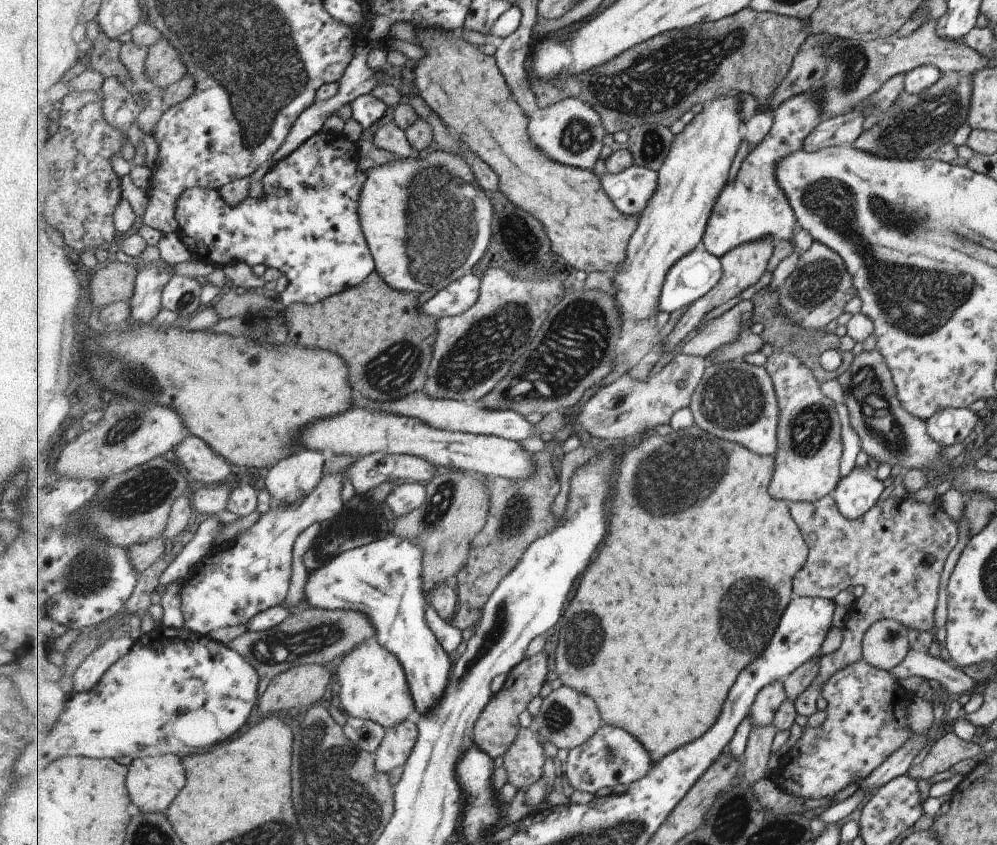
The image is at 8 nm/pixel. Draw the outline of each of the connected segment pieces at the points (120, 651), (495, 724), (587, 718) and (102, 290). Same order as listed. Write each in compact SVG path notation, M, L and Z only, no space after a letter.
M128 636L111 638L94 644L92 651L82 661L74 676L74 692L80 693L99 684L101 677L134 648L134 641Z
M543 650L537 655L528 656L515 666L507 674L503 686L493 695L486 709L483 710L482 716L475 723L474 742L478 743L478 747L487 751L487 754L493 758L506 756L506 752L514 744L514 740L522 728L519 725L519 716L526 712L531 700L535 700L541 694L541 688L547 680L547 672L549 672L547 653L547 650Z
M561 686L542 699L538 715L534 716L535 726L541 742L550 741L557 748L567 751L584 745L603 725L602 714L593 698L581 694L571 687Z
M116 260L97 271L90 283L92 304L104 308L119 301L131 300L137 273L132 265Z

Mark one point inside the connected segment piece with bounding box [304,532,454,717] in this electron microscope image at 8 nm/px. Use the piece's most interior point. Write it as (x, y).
(384, 579)

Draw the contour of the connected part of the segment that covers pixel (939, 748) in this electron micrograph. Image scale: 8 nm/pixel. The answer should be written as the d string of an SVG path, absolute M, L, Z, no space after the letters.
M955 733L943 734L941 738L935 740L923 760L918 765L908 768L905 775L915 780L931 778L933 774L949 769L960 760L973 758L979 752L979 747L972 741L965 742L957 738Z

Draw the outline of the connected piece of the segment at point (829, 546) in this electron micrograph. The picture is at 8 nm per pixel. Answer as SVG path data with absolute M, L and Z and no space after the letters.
M831 494L815 502L795 501L790 504L790 511L803 540L807 542L808 552L803 566L795 573L794 597L831 599L849 585L859 585L863 589L862 595L851 603L849 619L840 630L842 641L839 648L818 658L819 670L815 678L795 697L795 712L800 716L809 716L816 710L815 700L820 695L825 679L836 670L861 659L861 639L874 622L891 619L906 629L911 628L918 632L929 632L933 628L933 610L937 602L939 575L947 554L951 554L951 548L955 546L957 524L948 517L947 510L943 510L937 499L931 504L924 504L906 496L896 499L890 497L890 494L853 520L841 516Z

